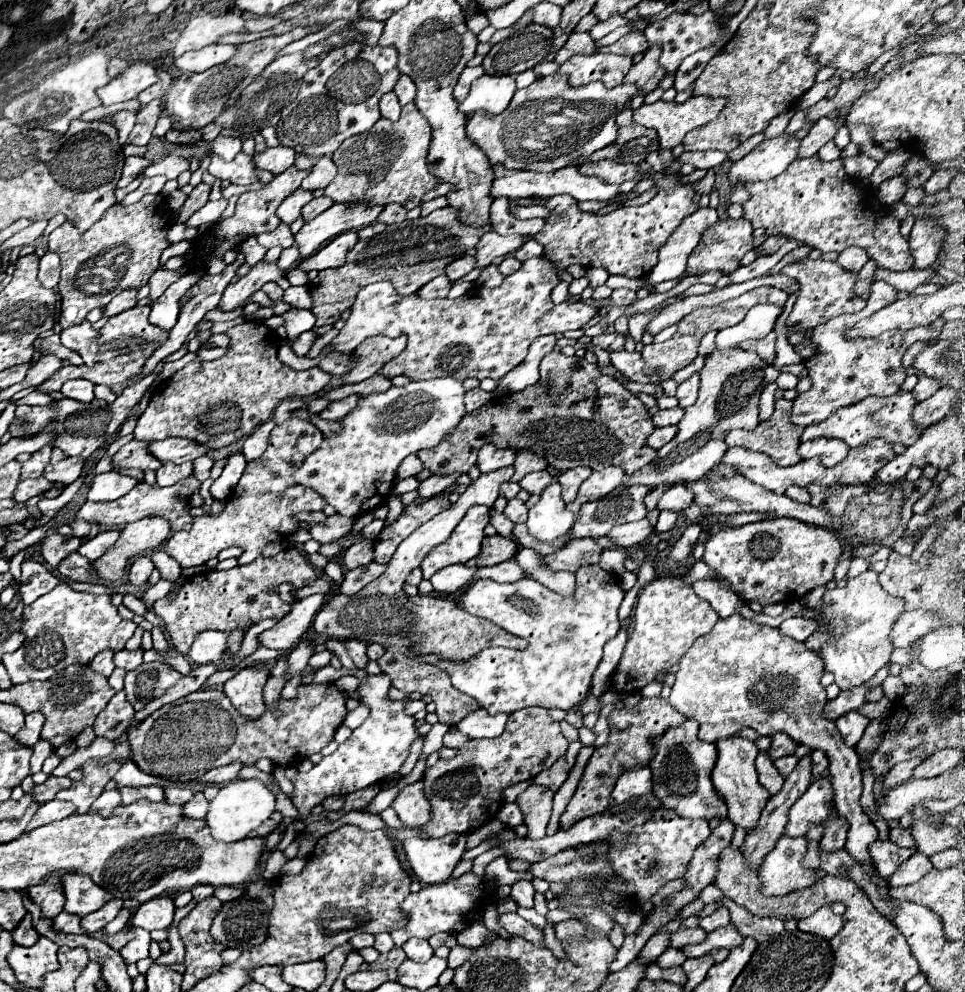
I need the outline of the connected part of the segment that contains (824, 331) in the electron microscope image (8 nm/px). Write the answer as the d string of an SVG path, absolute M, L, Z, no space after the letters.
M875 281L871 286L867 305L860 312L833 317L825 325L819 325L819 327L813 329L811 339L813 339L813 343L817 343L819 355L805 361L813 385L807 393L799 395L793 401L791 423L801 423L803 427L807 427L809 421L825 421L831 413L835 413L843 405L857 403L859 399L865 399L869 395L893 395L893 393L899 391L899 385L907 377L905 369L901 365L903 353L915 341L937 339L941 327L945 325L943 319L933 321L929 327L915 327L911 331L889 329L875 339L857 339L857 341L845 339L845 333L848 329L851 329L863 317L866 318L866 316L870 316L896 301L898 292L885 281Z

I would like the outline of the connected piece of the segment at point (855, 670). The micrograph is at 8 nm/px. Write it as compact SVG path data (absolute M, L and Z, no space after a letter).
M865 571L855 579L849 579L847 587L825 591L823 595L823 625L805 641L811 651L819 651L825 661L825 669L831 671L839 689L853 689L859 683L869 681L881 667L889 663L893 645L889 641L895 619L903 613L903 601L891 597L877 579L877 573Z

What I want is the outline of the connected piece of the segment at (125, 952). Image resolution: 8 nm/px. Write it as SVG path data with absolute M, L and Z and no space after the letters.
M137 927L137 929L135 929L135 939L129 941L129 943L121 949L121 957L125 959L127 965L137 963L139 959L149 957L149 943L151 943L149 933Z

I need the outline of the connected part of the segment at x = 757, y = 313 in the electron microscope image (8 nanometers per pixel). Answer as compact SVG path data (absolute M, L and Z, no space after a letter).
M755 305L755 307L751 307L747 317L739 325L727 327L727 329L717 333L717 341L715 341L717 349L735 347L737 343L741 343L745 339L767 337L773 331L775 321L781 313L783 313L783 309L775 307L775 305Z

